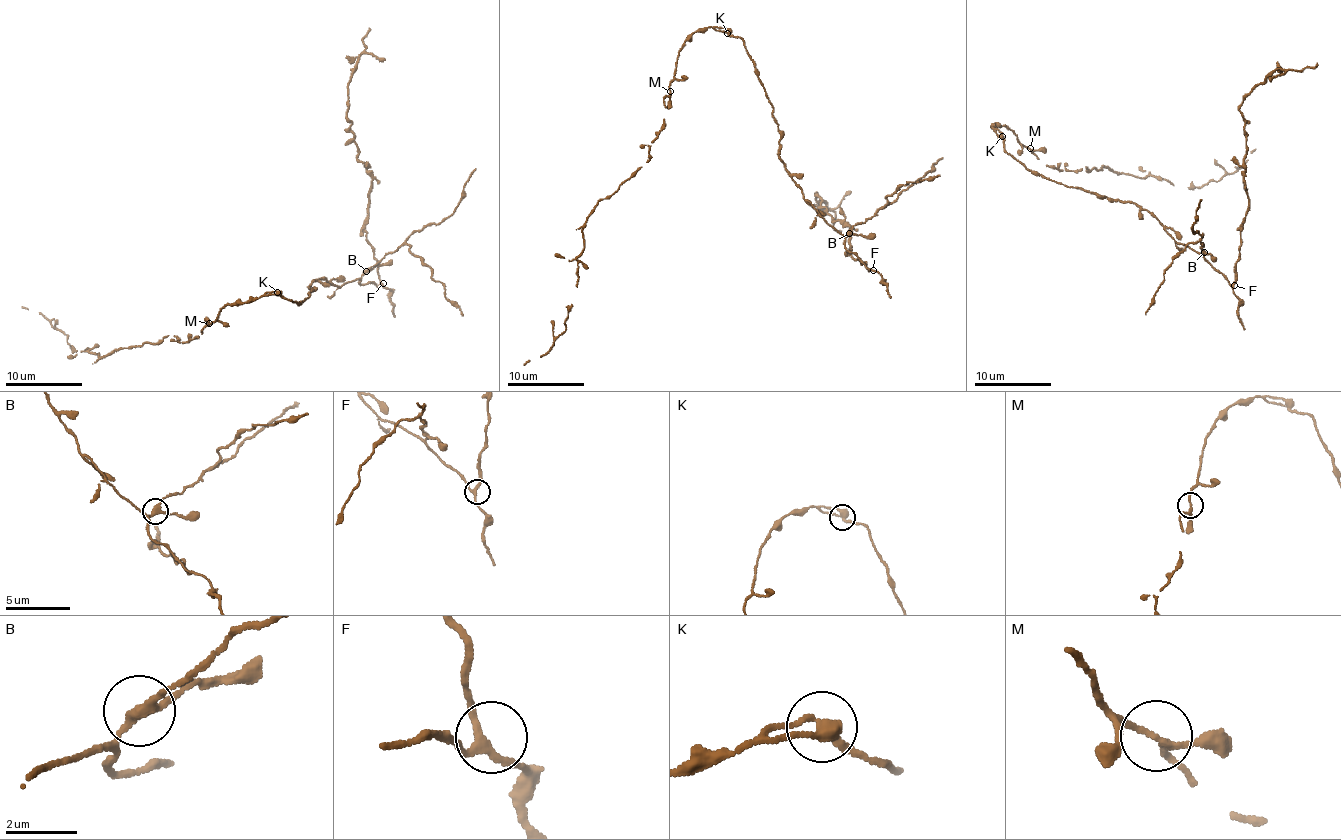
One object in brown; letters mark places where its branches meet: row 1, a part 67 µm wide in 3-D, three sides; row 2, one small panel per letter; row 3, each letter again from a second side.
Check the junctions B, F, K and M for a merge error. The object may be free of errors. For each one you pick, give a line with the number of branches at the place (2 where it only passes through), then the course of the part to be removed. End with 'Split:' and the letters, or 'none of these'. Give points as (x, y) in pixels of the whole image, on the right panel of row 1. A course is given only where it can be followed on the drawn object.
B: 3 branches meet; foreign part runs (1205, 252), (1200, 249), (1204, 245), (1199, 240), (1203, 235), (1192, 230), (1201, 199)
Split: B

